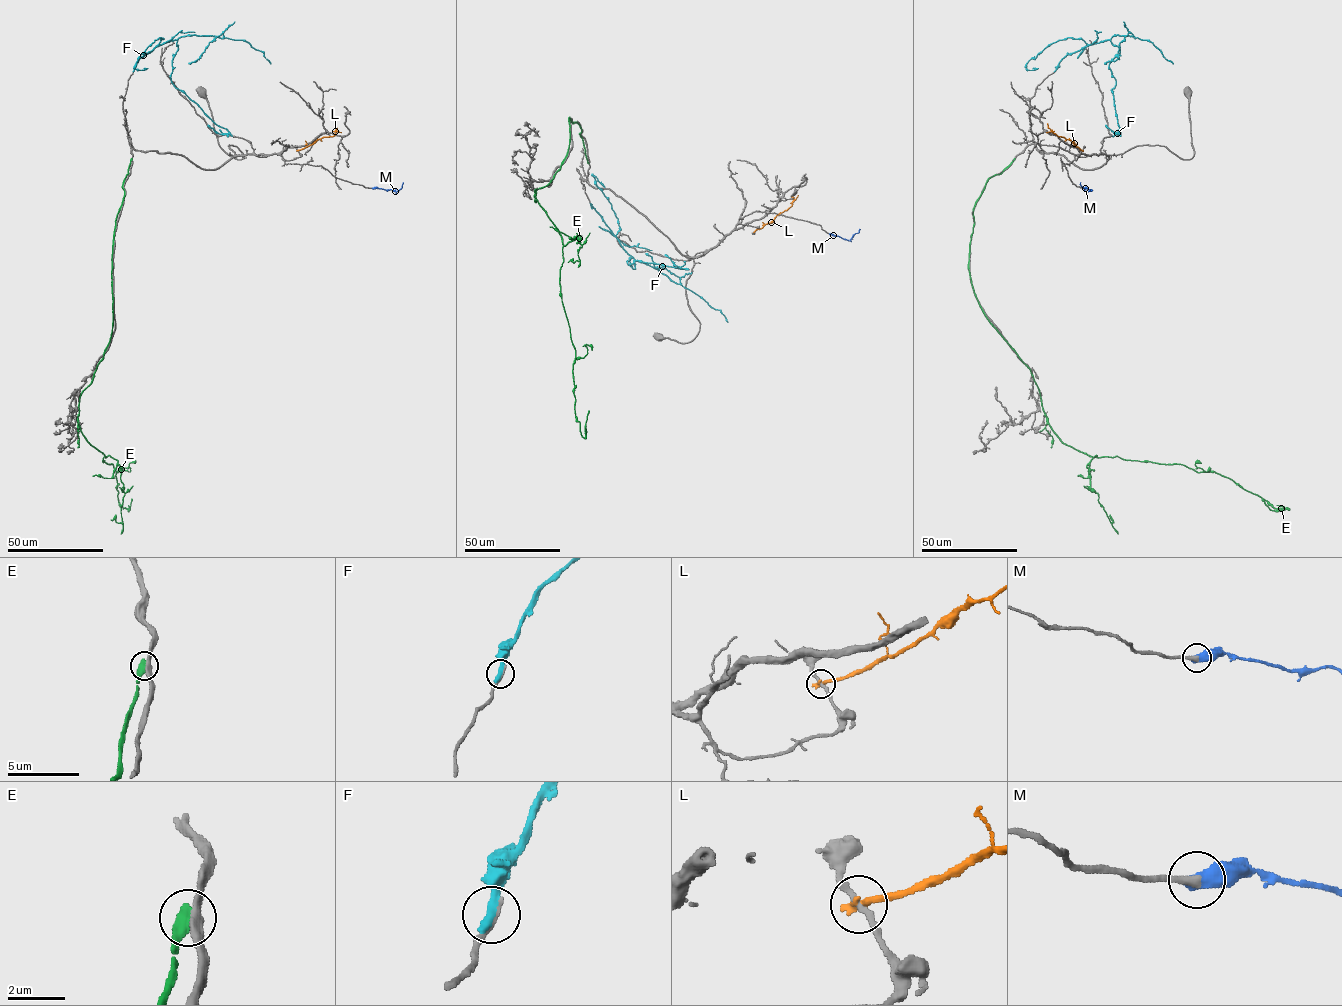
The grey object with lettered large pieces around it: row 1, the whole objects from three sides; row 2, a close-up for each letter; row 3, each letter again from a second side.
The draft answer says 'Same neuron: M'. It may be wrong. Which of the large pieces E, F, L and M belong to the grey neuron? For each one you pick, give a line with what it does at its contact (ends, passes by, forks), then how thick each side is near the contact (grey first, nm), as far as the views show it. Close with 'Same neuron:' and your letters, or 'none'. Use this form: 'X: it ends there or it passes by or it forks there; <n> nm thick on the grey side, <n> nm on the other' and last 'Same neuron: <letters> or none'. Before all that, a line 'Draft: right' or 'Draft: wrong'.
Draft: right
M: it ends there; 260 nm thick on the grey side, 600 nm on the other
Same neuron: M

